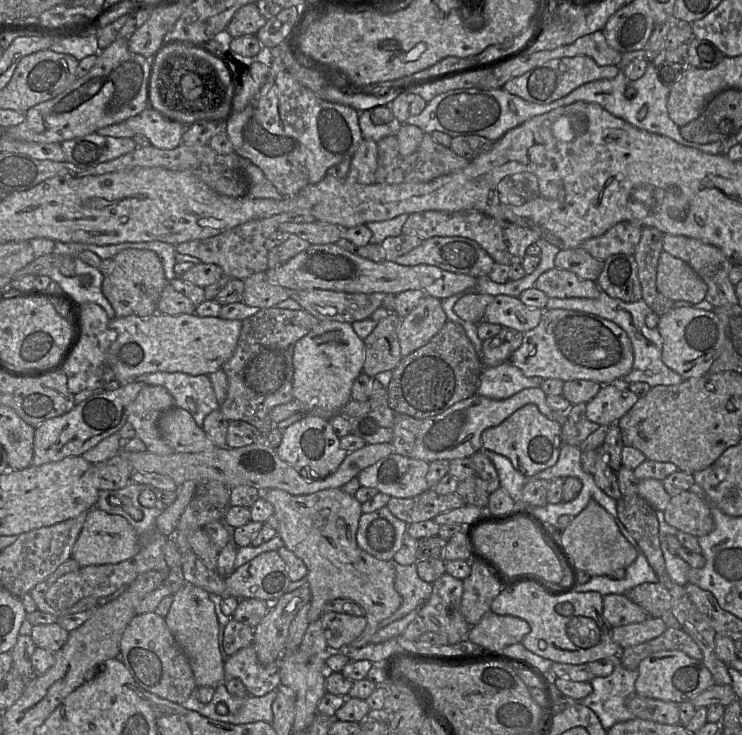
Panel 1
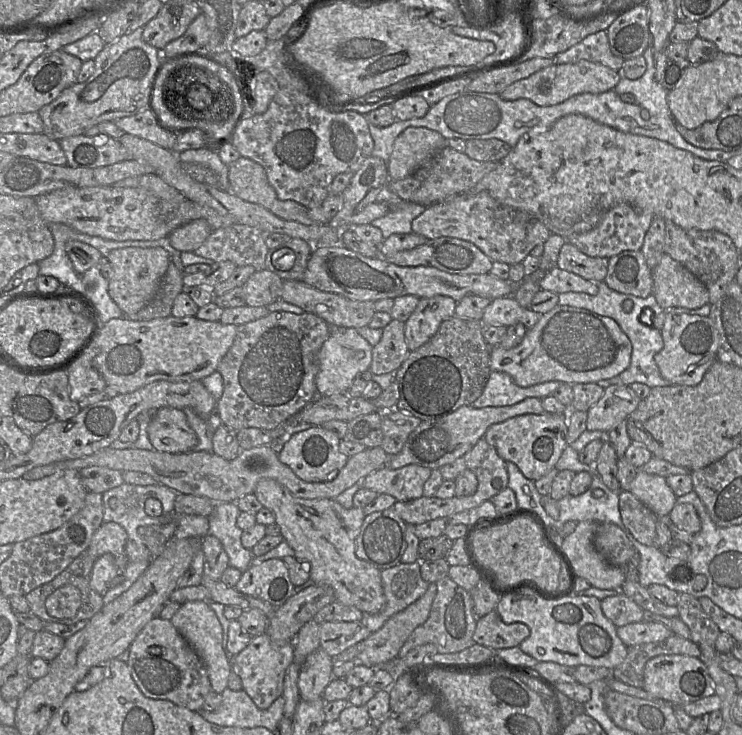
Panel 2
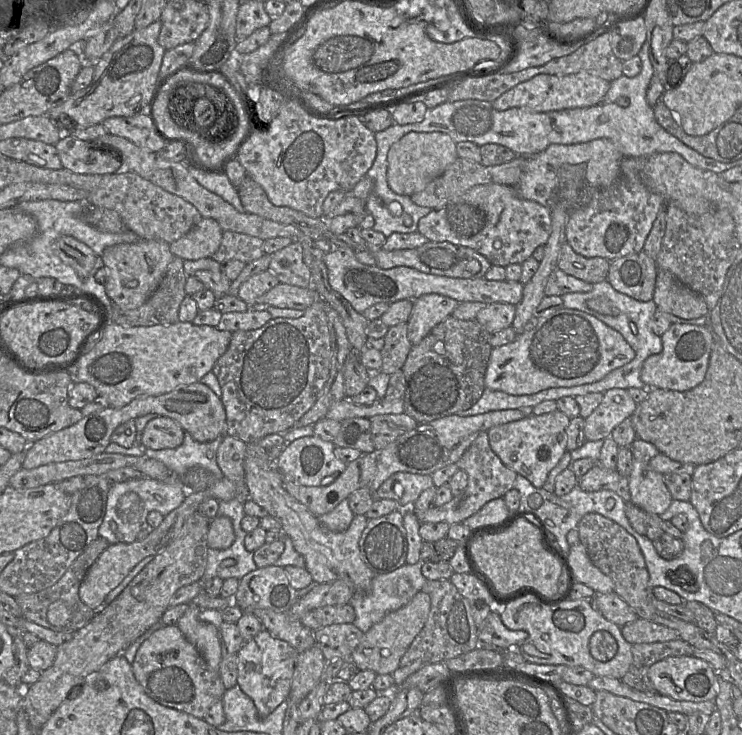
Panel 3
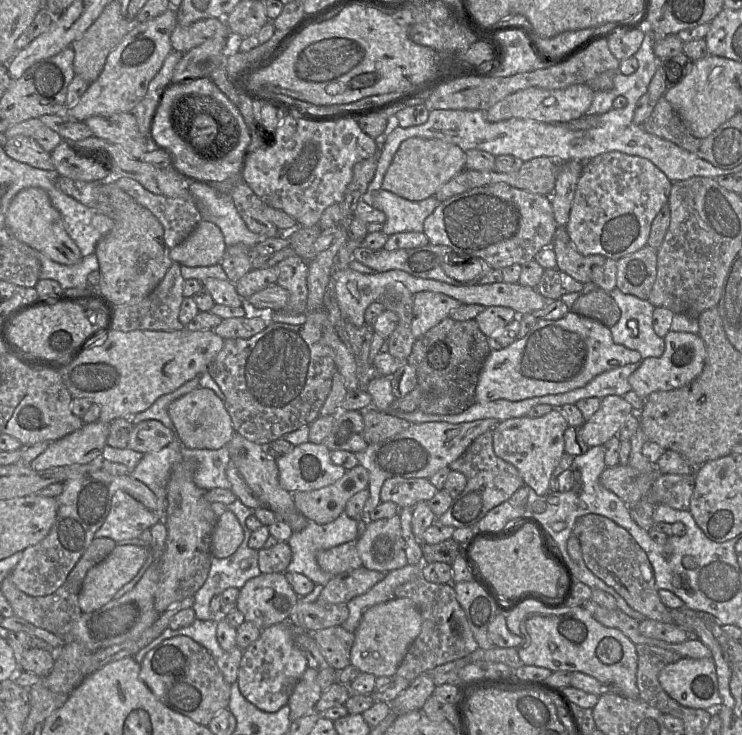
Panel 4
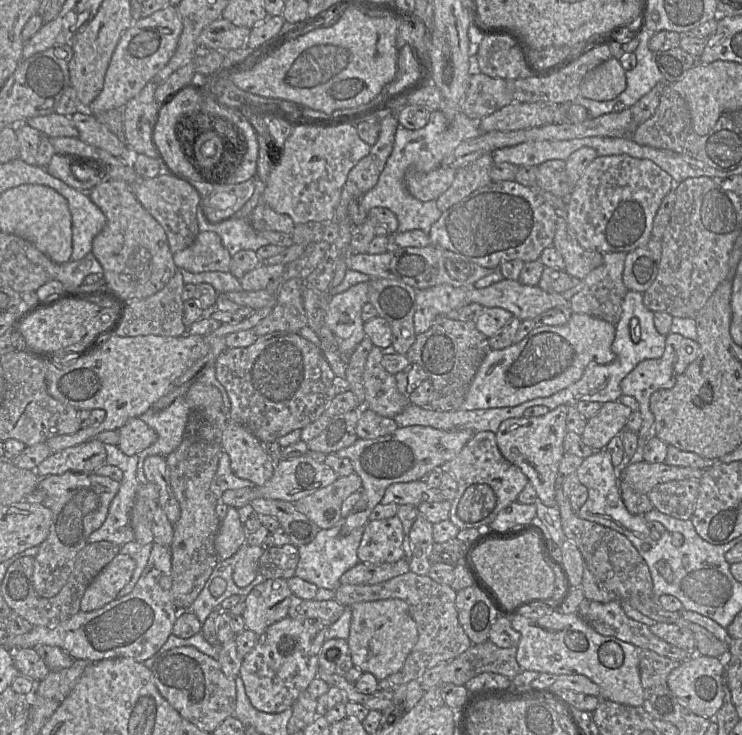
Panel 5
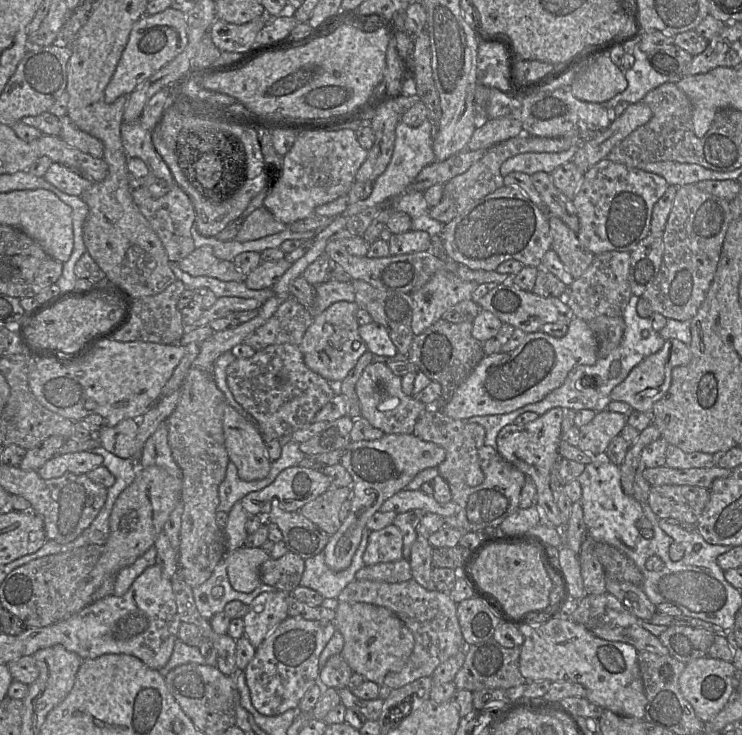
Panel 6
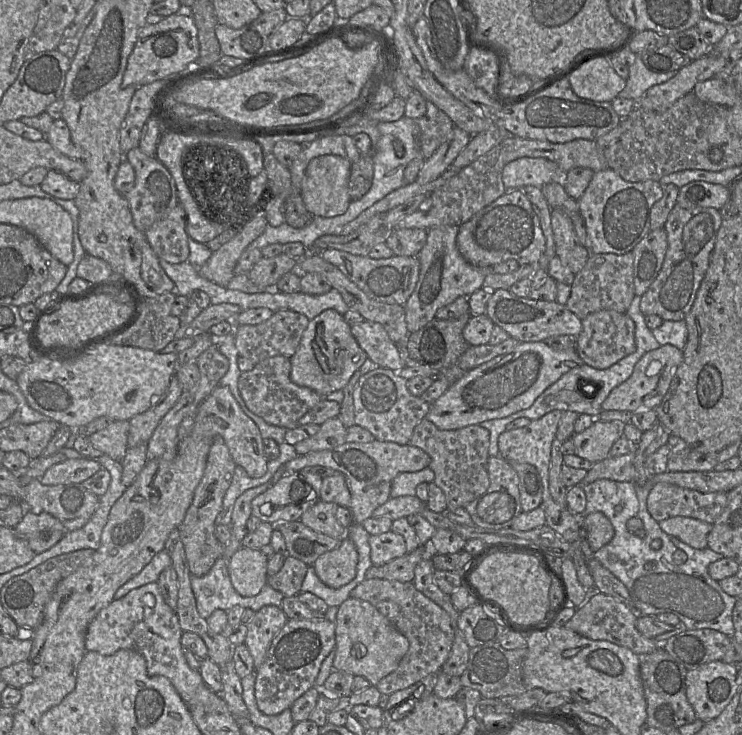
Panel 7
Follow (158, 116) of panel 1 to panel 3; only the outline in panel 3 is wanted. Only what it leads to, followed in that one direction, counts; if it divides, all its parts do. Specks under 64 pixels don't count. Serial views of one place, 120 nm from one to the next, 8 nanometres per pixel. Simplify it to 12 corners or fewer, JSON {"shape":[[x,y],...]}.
{"shape":[[146,113],[111,117],[108,134],[158,152],[165,139]]}

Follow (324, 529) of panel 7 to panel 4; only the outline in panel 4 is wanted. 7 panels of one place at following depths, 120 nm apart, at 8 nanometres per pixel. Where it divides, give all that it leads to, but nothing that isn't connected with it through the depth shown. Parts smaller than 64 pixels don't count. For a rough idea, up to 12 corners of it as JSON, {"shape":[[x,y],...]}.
{"shape":[[358,464],[331,485],[293,493],[308,520],[327,524],[368,489]]}

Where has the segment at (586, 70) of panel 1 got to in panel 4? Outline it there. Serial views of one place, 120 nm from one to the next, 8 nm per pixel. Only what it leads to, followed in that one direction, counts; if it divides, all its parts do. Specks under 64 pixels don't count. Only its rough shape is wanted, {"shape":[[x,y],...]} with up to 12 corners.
{"shape":[[587,84],[557,90],[530,87],[486,112],[492,123],[511,118],[568,123],[585,115]]}

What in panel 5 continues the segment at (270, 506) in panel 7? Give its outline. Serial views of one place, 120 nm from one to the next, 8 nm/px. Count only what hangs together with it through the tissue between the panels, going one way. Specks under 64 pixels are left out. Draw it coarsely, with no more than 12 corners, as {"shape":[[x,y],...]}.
{"shape":[[310,451],[275,462],[263,486],[226,490],[240,508],[258,498],[294,503],[338,476]]}

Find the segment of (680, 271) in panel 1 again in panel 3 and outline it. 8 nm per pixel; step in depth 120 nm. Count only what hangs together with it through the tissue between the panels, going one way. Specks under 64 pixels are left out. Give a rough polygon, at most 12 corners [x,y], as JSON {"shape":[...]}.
{"shape":[[658,270],[653,301],[684,319],[707,316],[700,294]]}

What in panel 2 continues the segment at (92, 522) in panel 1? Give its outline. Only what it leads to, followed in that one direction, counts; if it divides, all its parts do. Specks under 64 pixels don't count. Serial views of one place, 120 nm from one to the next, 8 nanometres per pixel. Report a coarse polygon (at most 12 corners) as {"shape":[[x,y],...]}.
{"shape":[[103,522],[87,550],[95,557],[113,555],[123,574],[129,563],[127,533],[119,524]]}

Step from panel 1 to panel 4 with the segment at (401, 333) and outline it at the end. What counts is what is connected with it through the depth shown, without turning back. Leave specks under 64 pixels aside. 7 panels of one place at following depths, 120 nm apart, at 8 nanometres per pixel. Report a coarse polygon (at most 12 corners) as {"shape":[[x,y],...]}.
{"shape":[[440,292],[414,294],[414,338],[424,335],[462,303]]}

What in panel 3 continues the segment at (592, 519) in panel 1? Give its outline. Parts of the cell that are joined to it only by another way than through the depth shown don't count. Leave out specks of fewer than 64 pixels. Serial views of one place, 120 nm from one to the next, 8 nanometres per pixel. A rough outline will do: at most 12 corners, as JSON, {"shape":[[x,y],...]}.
{"shape":[[581,542],[567,559],[576,582],[614,593],[613,581],[591,562]]}

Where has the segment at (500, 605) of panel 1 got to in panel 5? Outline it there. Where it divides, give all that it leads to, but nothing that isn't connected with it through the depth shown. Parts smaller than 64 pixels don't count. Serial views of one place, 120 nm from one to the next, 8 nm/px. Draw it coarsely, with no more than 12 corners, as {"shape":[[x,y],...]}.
{"shape":[[577,613],[519,614],[523,670],[584,675],[643,705],[637,647]]}

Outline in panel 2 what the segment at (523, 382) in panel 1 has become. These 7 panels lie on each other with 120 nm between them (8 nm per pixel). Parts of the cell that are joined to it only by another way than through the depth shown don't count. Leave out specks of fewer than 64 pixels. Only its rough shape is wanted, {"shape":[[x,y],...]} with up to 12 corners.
{"shape":[[491,371],[472,406],[510,406],[543,399],[562,385],[549,381],[518,386],[505,372]]}

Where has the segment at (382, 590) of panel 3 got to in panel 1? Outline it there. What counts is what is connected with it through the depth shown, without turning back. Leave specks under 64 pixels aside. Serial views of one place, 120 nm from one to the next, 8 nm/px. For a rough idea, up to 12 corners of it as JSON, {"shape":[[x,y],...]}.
{"shape":[[394,563],[394,587],[402,604],[378,629],[420,609],[432,593],[416,564]]}

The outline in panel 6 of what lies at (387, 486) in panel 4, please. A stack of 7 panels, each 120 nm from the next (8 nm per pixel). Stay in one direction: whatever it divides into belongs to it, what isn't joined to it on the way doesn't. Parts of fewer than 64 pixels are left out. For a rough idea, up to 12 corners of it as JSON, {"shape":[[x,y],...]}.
{"shape":[[403,489],[379,511],[397,514],[417,509],[456,516],[453,501],[437,502],[422,490]]}

